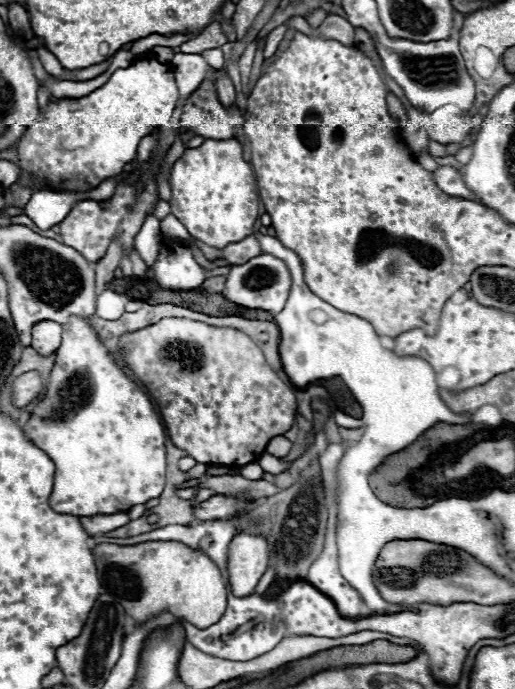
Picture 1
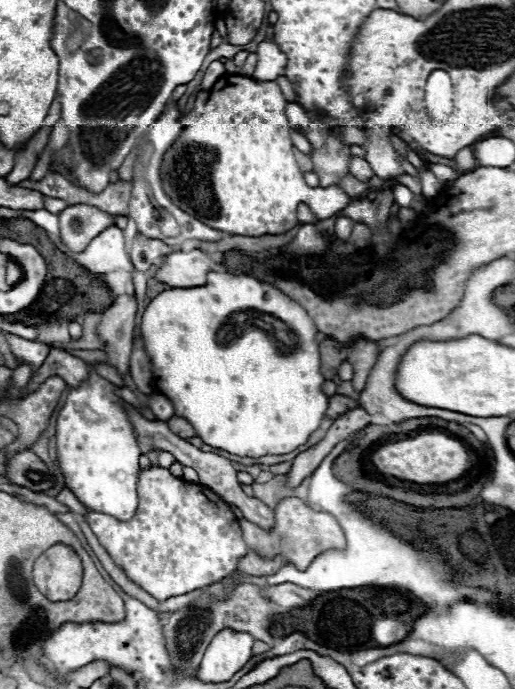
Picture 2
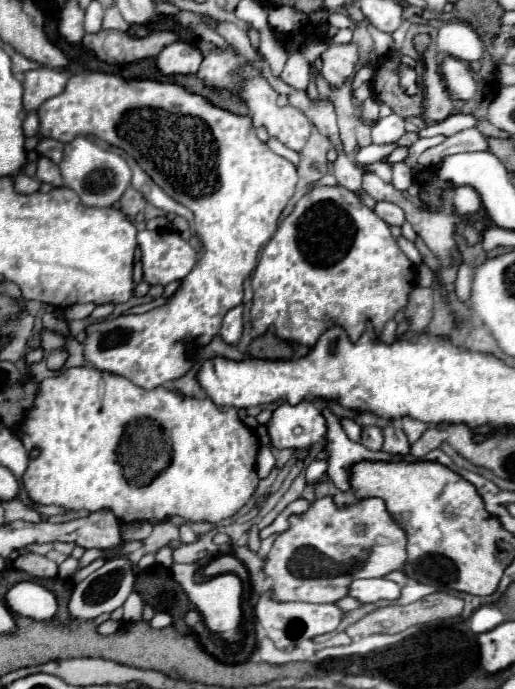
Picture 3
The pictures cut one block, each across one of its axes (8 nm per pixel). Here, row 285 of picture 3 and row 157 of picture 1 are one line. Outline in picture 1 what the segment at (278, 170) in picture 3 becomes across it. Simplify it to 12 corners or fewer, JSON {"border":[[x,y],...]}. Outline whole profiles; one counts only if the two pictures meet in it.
{"border":[[238,140],[172,168],[172,214],[224,248],[254,232],[258,190]]}

